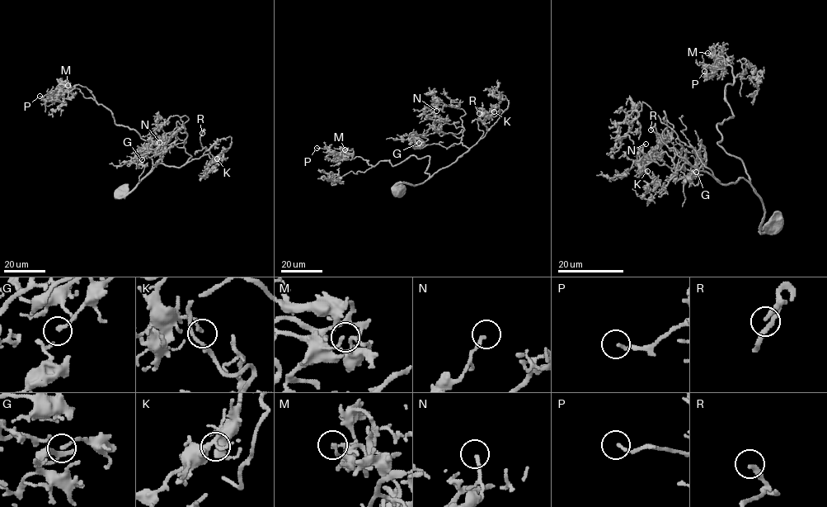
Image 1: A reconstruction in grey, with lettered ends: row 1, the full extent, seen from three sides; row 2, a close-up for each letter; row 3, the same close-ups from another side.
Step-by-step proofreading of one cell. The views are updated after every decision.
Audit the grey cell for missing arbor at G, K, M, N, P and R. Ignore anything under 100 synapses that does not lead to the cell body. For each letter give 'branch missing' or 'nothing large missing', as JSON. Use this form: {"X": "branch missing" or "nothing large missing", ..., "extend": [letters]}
{"G": "nothing large missing", "K": "nothing large missing", "M": "nothing large missing", "N": "nothing large missing", "P": "nothing large missing", "R": "branch missing", "extend": ["R"]}

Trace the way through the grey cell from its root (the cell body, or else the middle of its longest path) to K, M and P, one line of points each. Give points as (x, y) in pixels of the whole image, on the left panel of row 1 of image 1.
K: (120, 195), (129, 193), (159, 163), (180, 167), (204, 154), (208, 153), (213, 159), (226, 150), (217, 158)
M: (120, 195), (151, 169), (152, 143), (116, 124), (85, 87), (68, 85)
P: (120, 195), (151, 169), (152, 143), (116, 124), (85, 87), (39, 96)

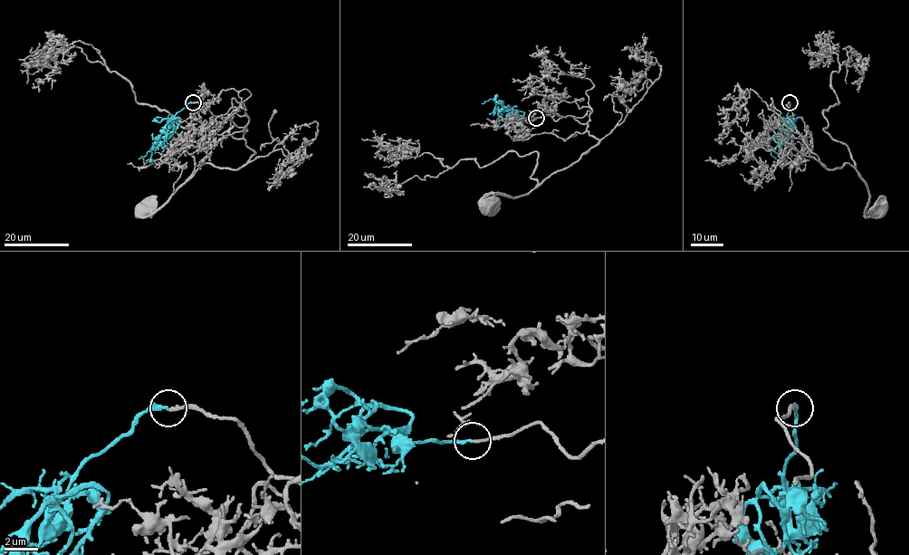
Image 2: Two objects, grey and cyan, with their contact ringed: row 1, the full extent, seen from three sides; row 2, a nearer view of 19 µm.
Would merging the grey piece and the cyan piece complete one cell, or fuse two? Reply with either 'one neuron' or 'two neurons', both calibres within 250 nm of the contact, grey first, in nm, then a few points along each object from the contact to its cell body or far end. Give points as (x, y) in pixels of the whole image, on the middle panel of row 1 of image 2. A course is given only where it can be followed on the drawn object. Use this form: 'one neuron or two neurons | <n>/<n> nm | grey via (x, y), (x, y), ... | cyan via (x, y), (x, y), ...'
one neuron | 200/220 nm | grey via (536, 117), (572, 117), (588, 125), (587, 129), (598, 142), (523, 195), (496, 195), (487, 205) | cyan via (535, 117), (511, 116), (492, 99), (482, 103)

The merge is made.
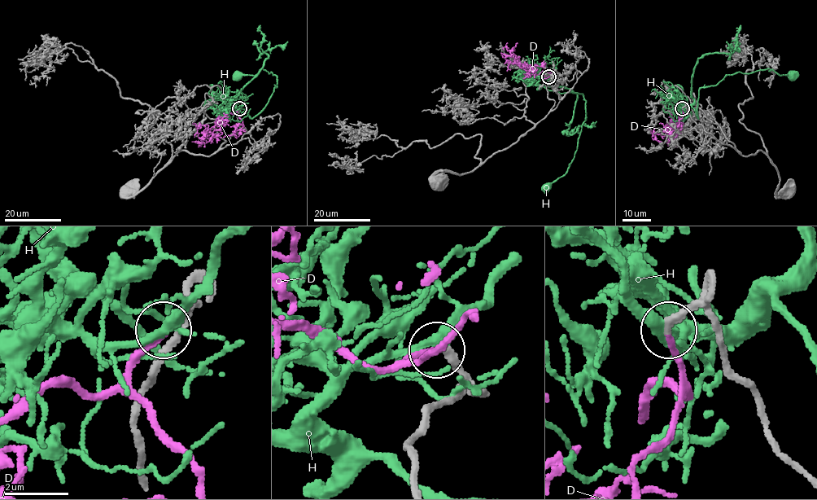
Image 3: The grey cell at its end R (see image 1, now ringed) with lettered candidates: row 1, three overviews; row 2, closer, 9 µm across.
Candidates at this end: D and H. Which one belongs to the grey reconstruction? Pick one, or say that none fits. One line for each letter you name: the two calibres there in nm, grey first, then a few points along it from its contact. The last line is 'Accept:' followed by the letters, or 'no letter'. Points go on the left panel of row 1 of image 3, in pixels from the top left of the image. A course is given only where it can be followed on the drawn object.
D: calibres 280 and 160 nm; course (239, 109), (220, 118), (203, 133), (201, 142), (191, 142)
Accept: D

